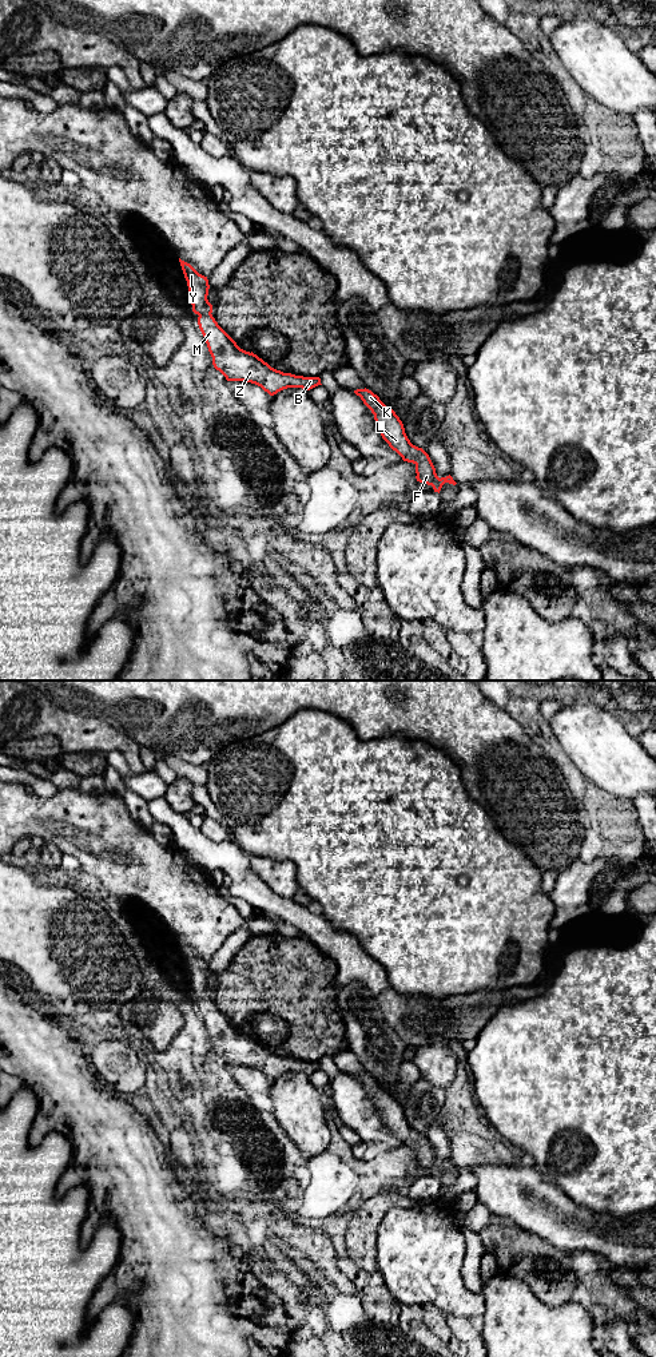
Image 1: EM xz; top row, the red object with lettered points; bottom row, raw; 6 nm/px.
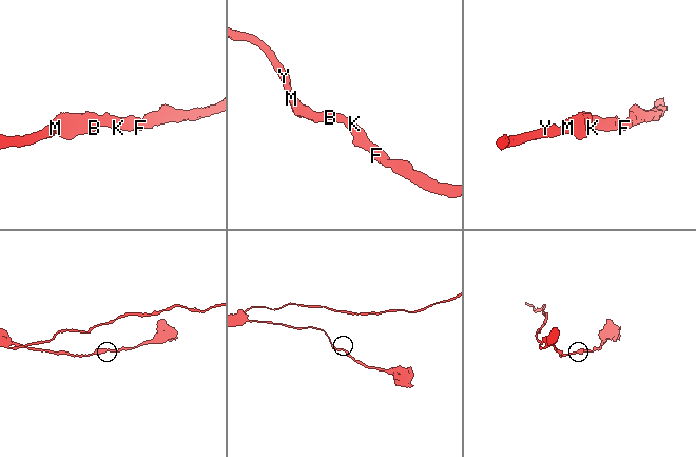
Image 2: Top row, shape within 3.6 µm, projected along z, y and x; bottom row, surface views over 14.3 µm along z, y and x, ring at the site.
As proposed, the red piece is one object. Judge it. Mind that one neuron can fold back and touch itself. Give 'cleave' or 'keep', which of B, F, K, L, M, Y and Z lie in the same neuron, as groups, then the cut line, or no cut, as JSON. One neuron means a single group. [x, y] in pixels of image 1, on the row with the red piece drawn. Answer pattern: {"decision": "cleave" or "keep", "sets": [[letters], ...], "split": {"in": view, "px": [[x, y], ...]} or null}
{"decision": "keep", "sets": [["B", "F", "K", "L", "M", "Y", "Z"]], "split": null}

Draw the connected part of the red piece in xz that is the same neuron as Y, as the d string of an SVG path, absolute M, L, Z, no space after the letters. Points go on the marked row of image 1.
M179 258L188 286L192 312L198 314L198 325L206 340L212 365L227 381L246 381L261 386L270 396L287 388L310 390L321 384L319 377L303 377L283 373L271 368L253 352L240 349L236 342L218 325L208 302L208 279L190 263Z

